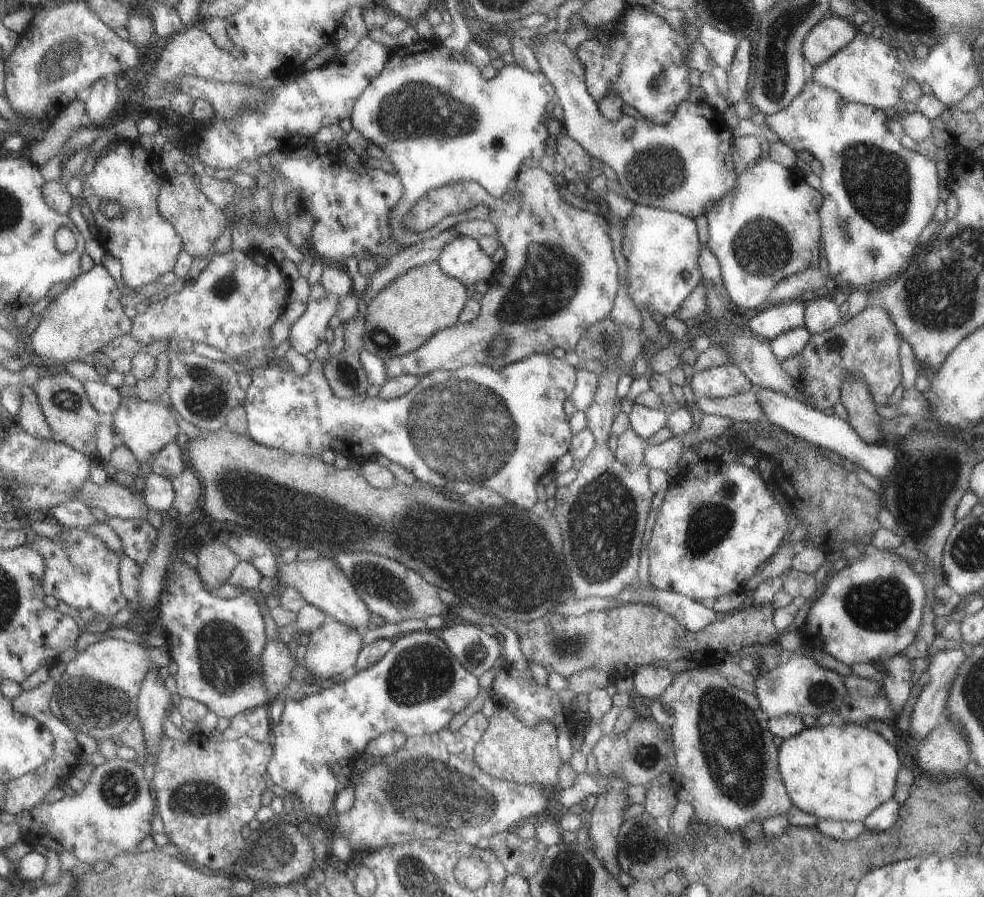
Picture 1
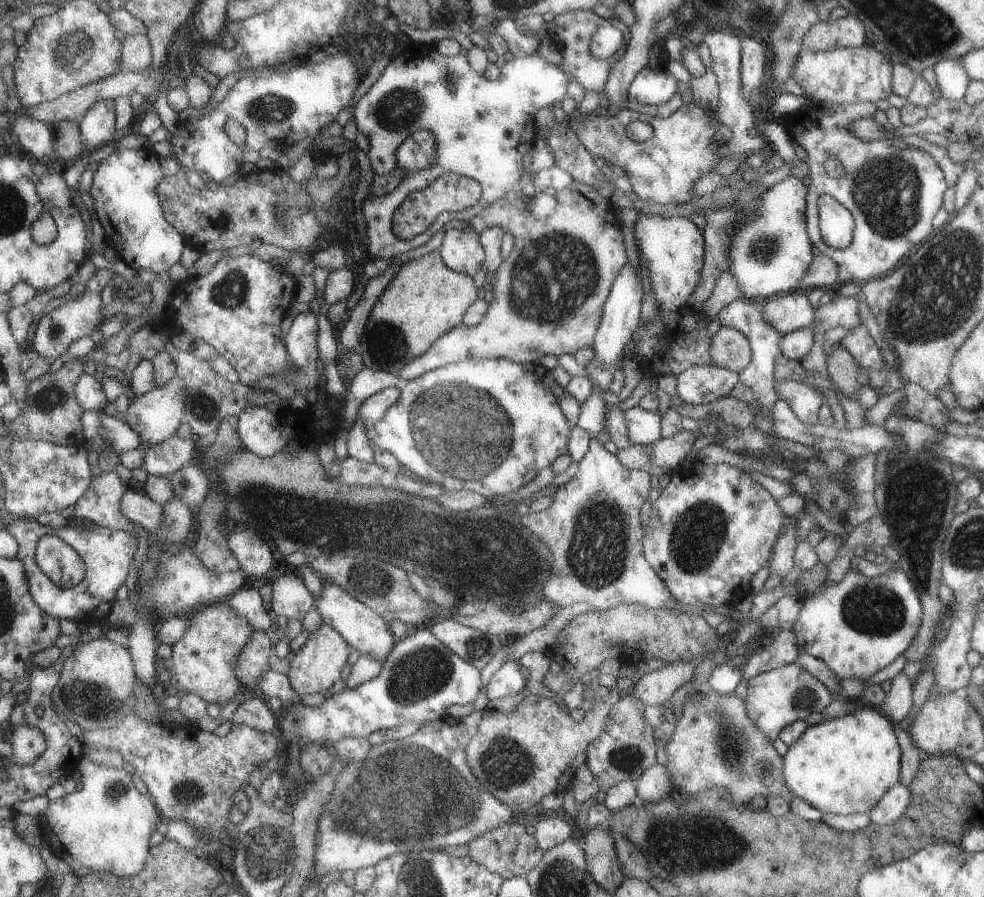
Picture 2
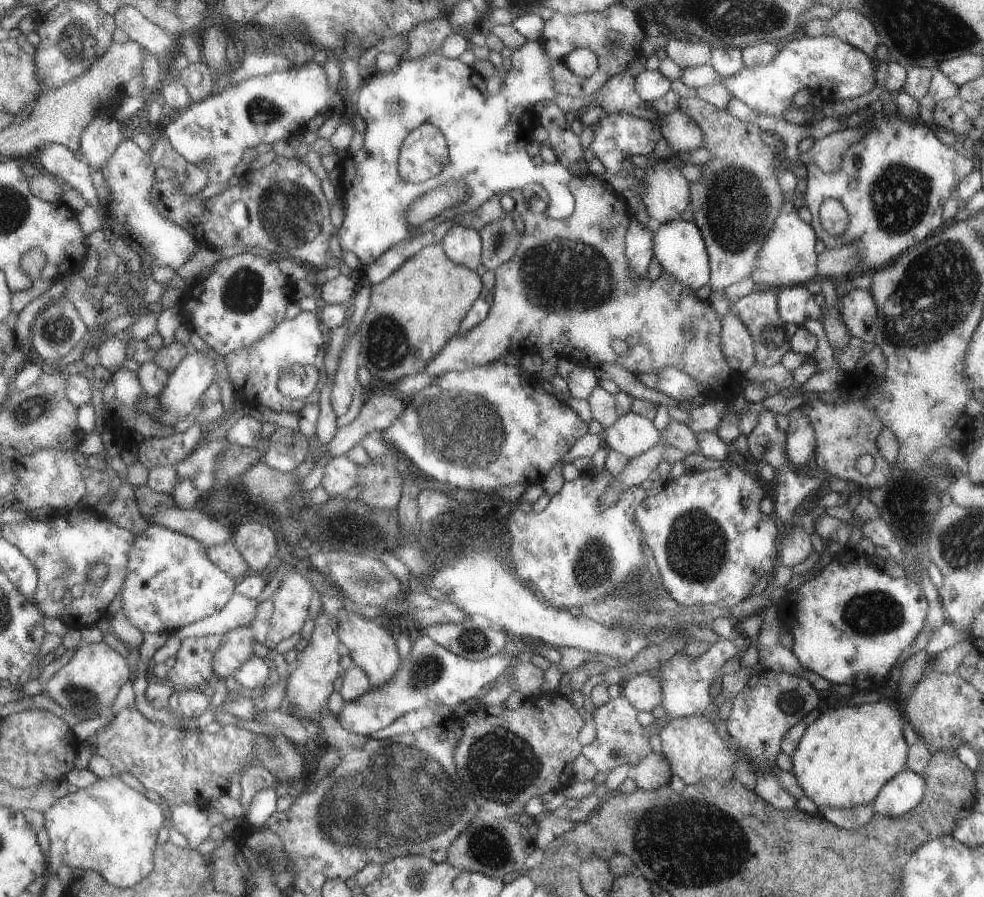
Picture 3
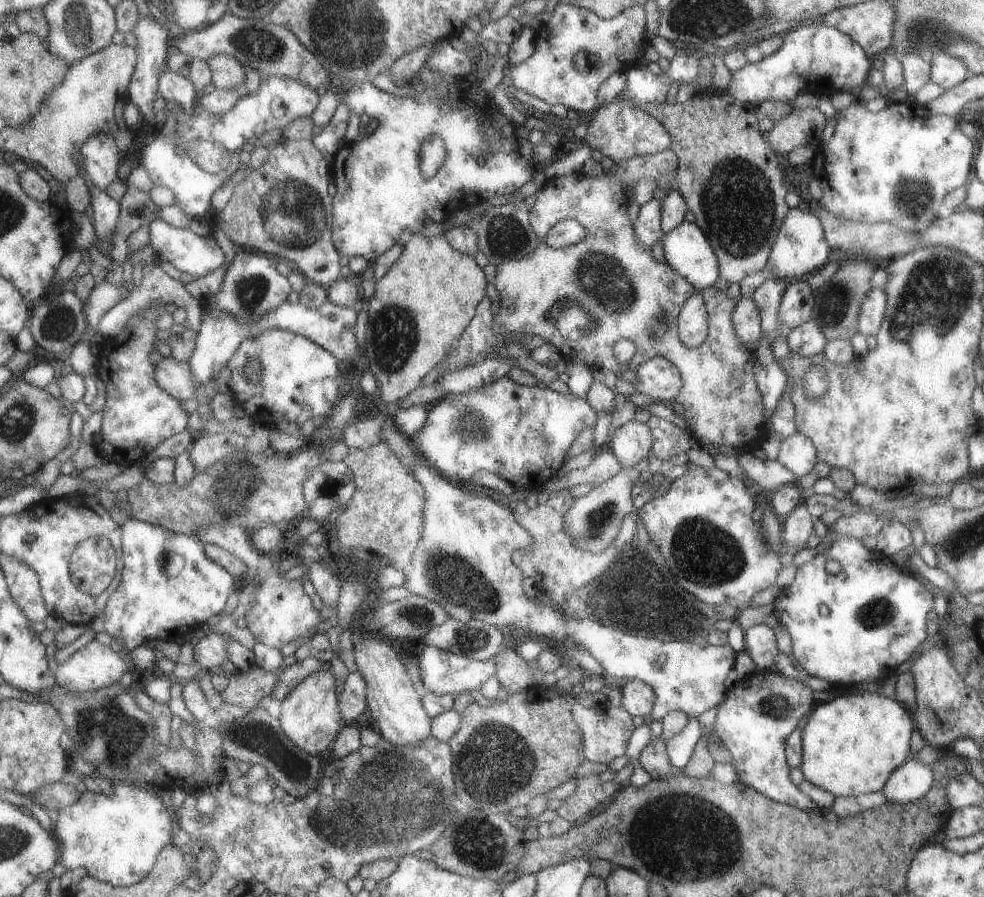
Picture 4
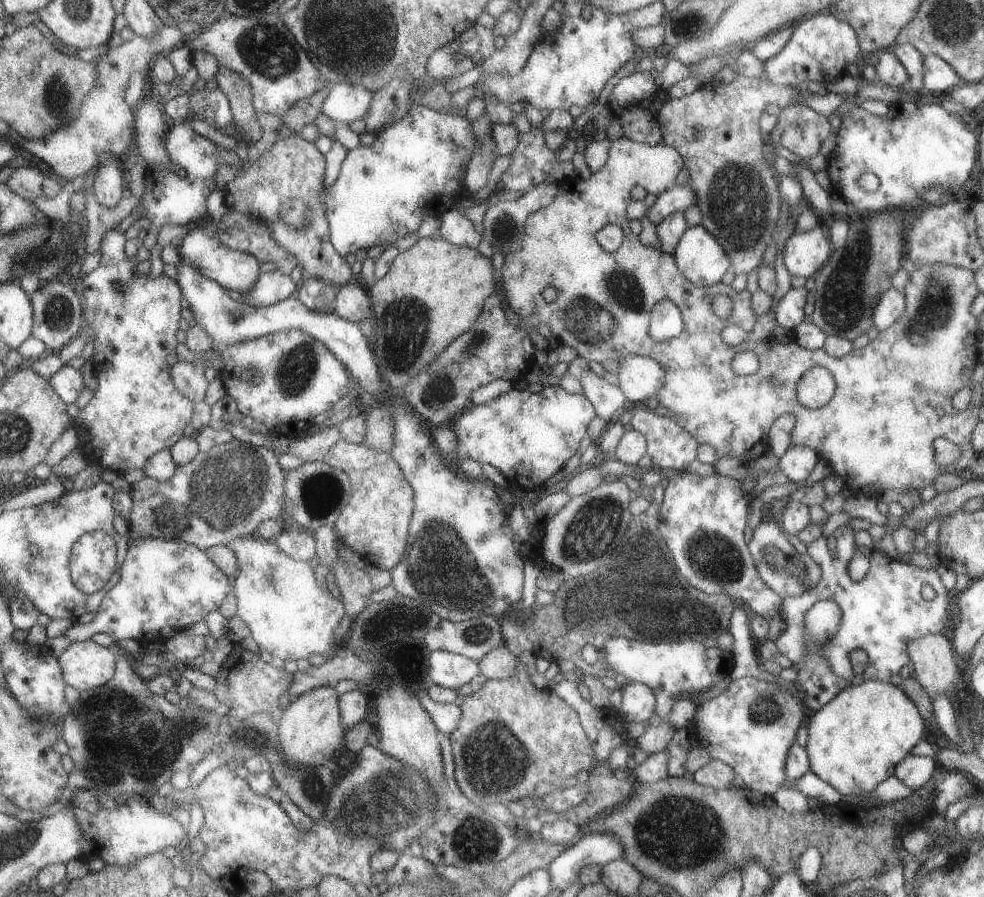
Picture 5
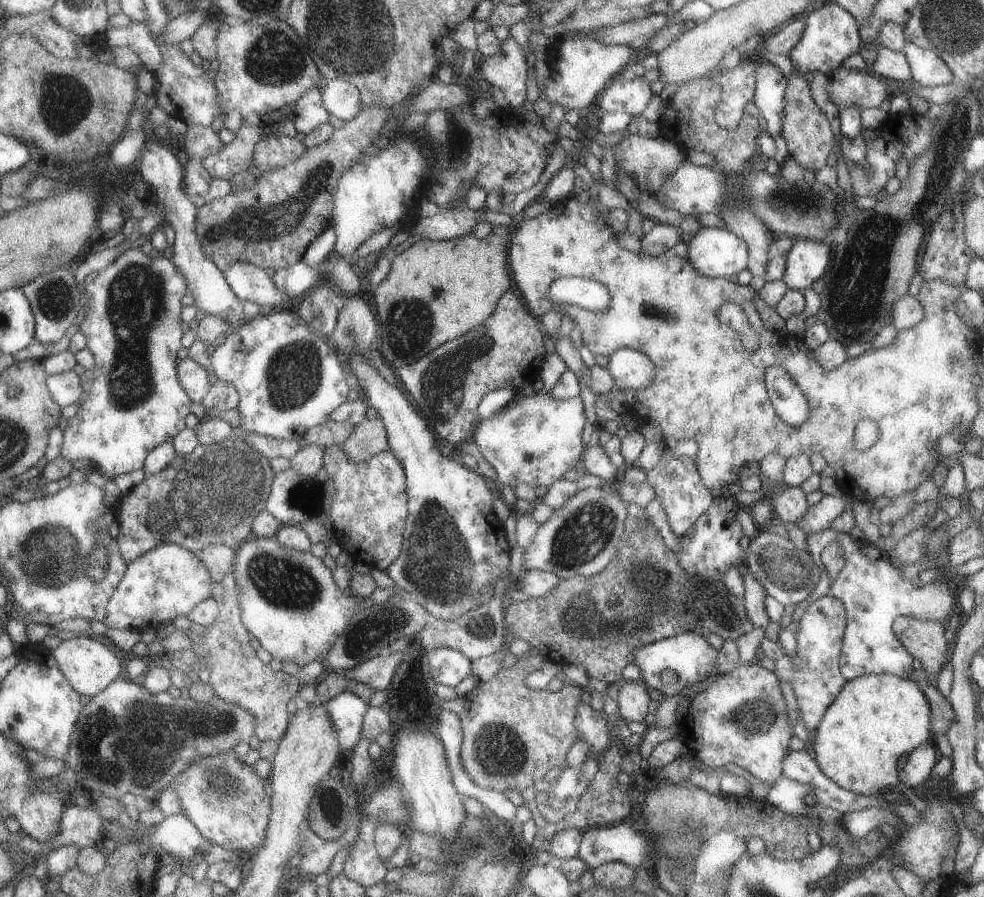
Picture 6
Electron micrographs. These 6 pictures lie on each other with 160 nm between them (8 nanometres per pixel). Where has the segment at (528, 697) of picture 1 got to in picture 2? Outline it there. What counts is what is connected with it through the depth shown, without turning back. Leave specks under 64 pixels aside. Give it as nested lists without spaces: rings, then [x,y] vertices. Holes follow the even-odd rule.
[[[517,660],[505,661],[494,672],[486,686],[489,699],[511,696],[524,688],[526,679],[521,675],[517,663]]]

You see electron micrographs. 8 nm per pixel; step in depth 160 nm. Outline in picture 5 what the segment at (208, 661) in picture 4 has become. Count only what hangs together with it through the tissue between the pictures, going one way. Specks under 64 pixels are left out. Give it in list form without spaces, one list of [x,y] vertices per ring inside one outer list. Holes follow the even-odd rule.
[[[181,631],[167,640],[165,646],[167,651],[174,654],[180,665],[186,665],[209,650],[207,637],[208,635],[192,635],[189,631]]]

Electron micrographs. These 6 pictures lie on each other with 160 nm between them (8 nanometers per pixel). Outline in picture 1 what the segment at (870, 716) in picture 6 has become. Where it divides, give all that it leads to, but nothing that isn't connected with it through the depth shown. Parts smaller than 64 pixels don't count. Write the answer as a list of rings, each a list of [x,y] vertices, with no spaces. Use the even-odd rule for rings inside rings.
[[[822,721],[804,727],[795,736],[782,740],[776,752],[780,782],[797,810],[819,819],[862,822],[880,804],[893,797],[901,764],[895,747],[865,725],[843,723],[834,726]]]

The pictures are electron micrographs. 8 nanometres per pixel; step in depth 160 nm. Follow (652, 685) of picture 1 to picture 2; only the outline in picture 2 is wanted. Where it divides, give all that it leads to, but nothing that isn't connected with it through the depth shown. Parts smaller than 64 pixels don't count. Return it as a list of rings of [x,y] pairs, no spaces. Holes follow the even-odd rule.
[[[683,661],[665,663],[659,669],[642,675],[627,692],[644,705],[668,706],[673,692],[689,682],[696,669],[693,664]]]

